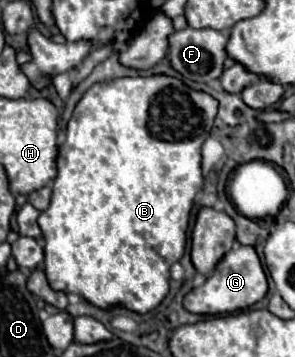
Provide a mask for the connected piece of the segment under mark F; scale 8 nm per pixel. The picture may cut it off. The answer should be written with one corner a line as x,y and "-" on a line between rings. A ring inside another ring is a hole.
184,28
178,32
172,32
168,36
168,62
170,66
184,78
184,80
194,80
194,82
212,82
220,78
222,74
222,64
226,60
224,46
228,42
228,36
218,32
218,30
194,30
194,28

